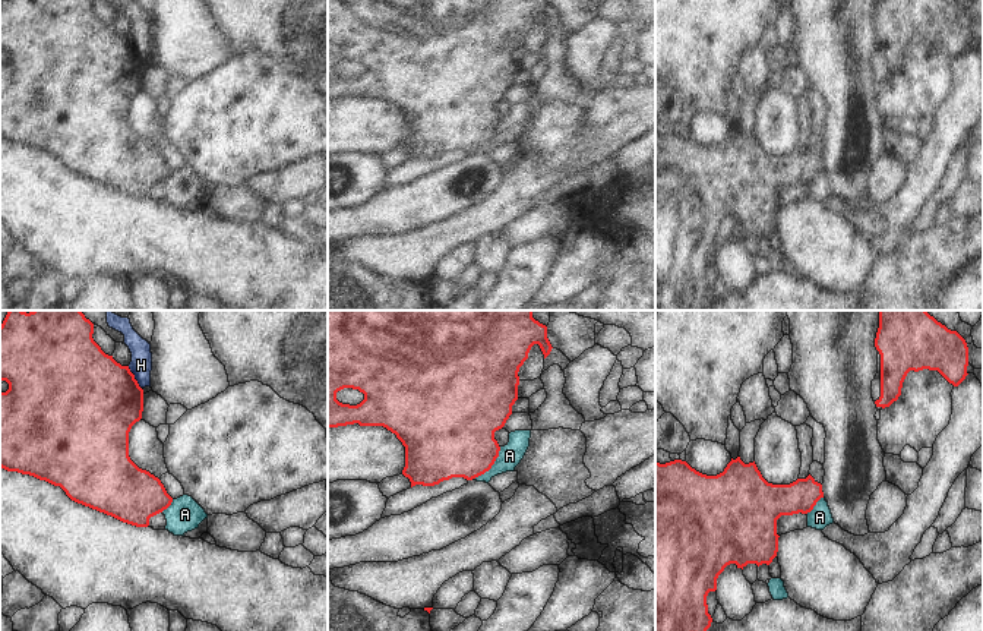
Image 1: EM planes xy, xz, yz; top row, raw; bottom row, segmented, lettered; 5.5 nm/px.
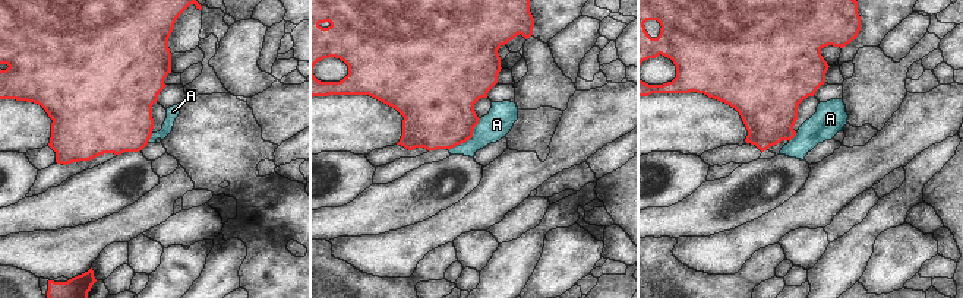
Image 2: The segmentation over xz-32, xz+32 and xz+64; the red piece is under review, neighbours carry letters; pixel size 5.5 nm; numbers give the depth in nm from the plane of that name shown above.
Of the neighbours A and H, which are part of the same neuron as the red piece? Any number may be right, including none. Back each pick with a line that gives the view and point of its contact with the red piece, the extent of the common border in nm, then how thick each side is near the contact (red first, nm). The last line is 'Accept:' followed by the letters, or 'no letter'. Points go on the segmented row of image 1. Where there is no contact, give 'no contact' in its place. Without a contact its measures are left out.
Accept: no letter

